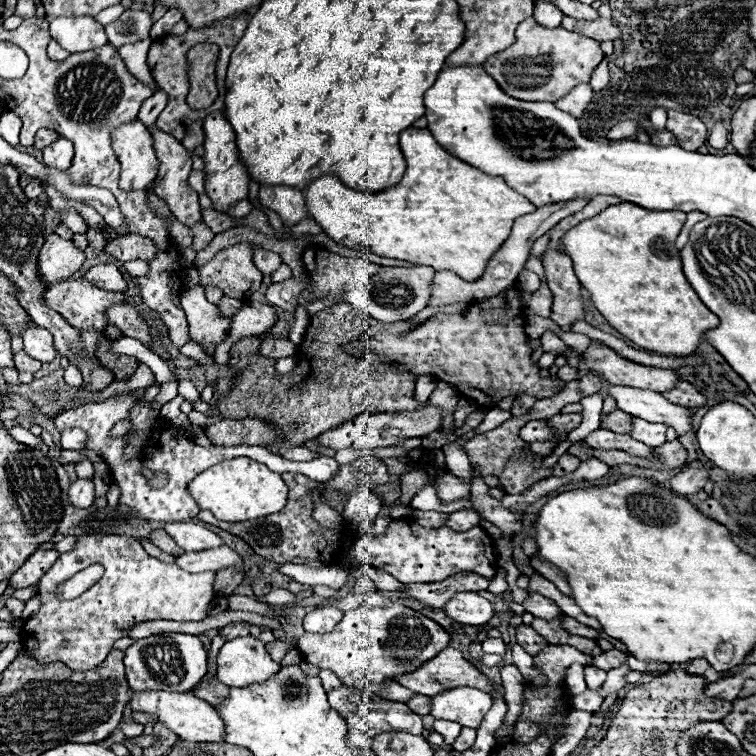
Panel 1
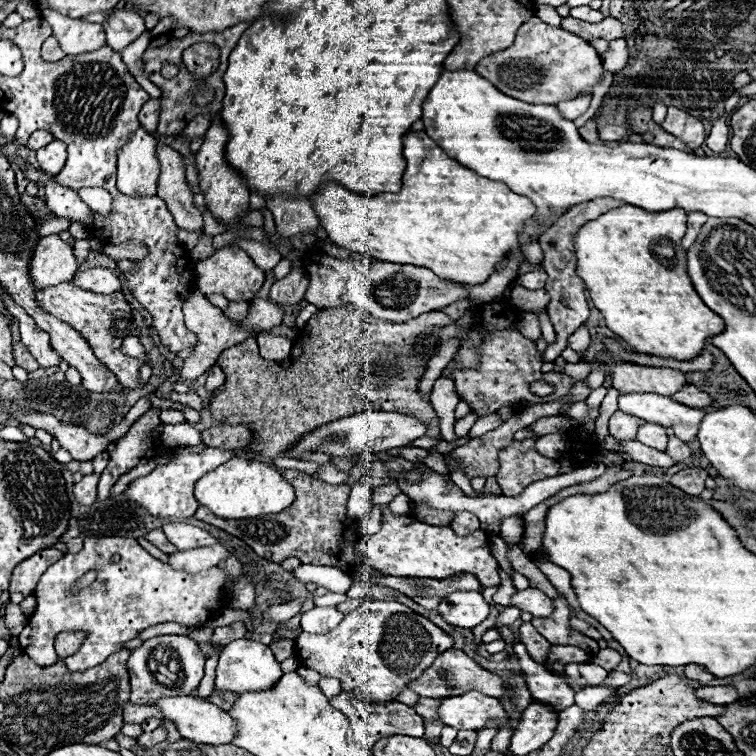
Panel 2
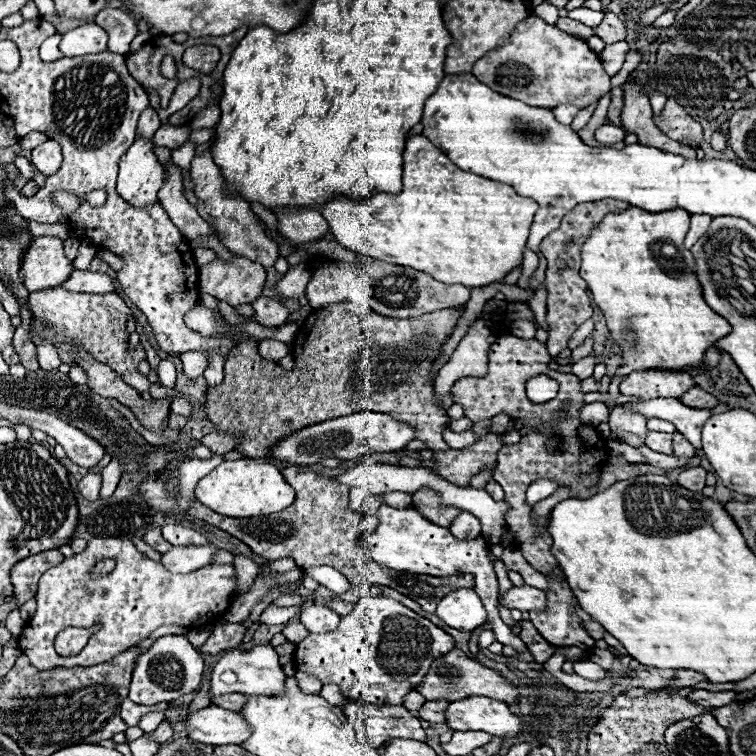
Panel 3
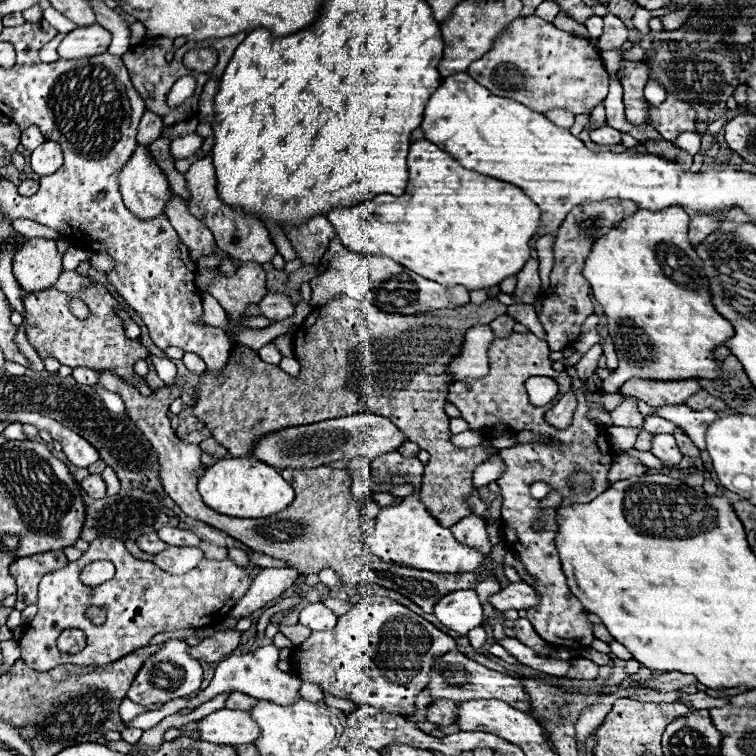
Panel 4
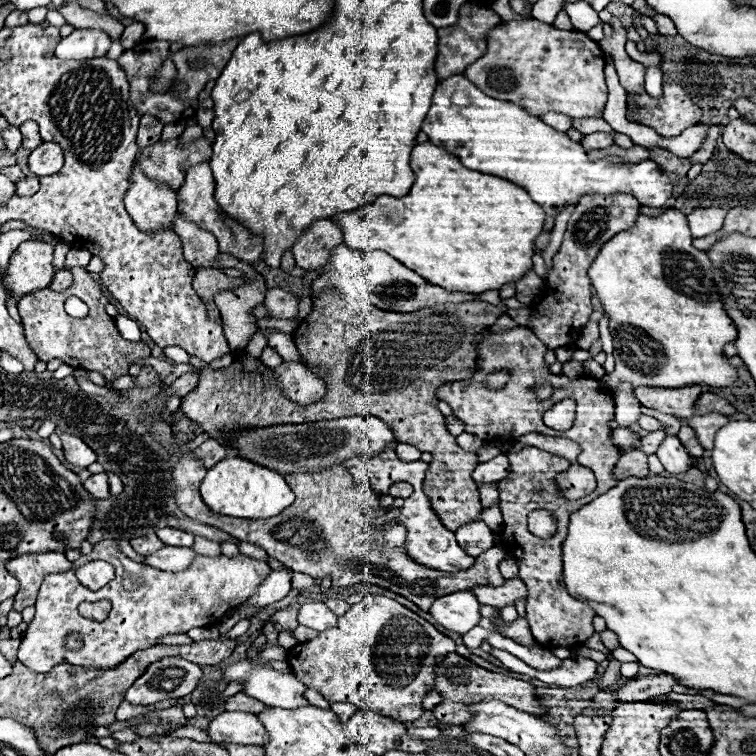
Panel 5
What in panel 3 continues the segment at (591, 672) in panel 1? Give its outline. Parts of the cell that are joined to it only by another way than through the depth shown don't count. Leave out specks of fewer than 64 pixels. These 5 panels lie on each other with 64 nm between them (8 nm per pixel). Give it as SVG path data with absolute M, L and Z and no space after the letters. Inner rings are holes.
M580 660L580 662L574 662L574 672L578 676L584 676L588 680L602 680L606 678L606 670L602 670L598 664L590 662L590 660Z

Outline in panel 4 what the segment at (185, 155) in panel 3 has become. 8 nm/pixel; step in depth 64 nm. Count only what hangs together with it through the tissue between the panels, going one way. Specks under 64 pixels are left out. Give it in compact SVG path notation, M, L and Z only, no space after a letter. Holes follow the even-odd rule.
M192 132L192 134L186 134L182 138L176 138L170 144L170 152L176 160L188 160L198 152L200 146L202 146L202 138L196 132Z

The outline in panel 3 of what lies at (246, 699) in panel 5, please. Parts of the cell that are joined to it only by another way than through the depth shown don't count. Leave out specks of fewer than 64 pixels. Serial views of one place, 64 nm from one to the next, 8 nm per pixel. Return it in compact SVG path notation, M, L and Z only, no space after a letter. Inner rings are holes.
M220 694L220 696L212 698L212 704L226 708L226 710L232 710L232 712L238 712L238 708L242 708L244 702L246 700L242 694Z

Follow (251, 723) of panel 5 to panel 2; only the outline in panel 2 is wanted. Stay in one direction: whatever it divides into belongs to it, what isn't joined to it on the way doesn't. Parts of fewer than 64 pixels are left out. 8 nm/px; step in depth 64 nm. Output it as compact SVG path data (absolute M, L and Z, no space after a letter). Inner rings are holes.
M164 696L148 706L158 706L164 714L164 720L172 722L184 740L192 740L198 744L228 744L236 736L236 722L228 716L228 712L220 710L218 706L200 700L198 696Z

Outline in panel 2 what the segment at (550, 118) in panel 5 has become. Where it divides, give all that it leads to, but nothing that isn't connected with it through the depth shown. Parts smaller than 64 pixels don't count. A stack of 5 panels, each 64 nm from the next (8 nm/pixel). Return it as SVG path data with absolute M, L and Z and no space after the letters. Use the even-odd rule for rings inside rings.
M582 94L582 96L578 96L578 98L572 98L572 100L566 100L566 102L560 102L558 104L558 110L568 118L568 120L576 120L578 116L582 116L586 110L588 110L588 106L590 106L590 94Z

